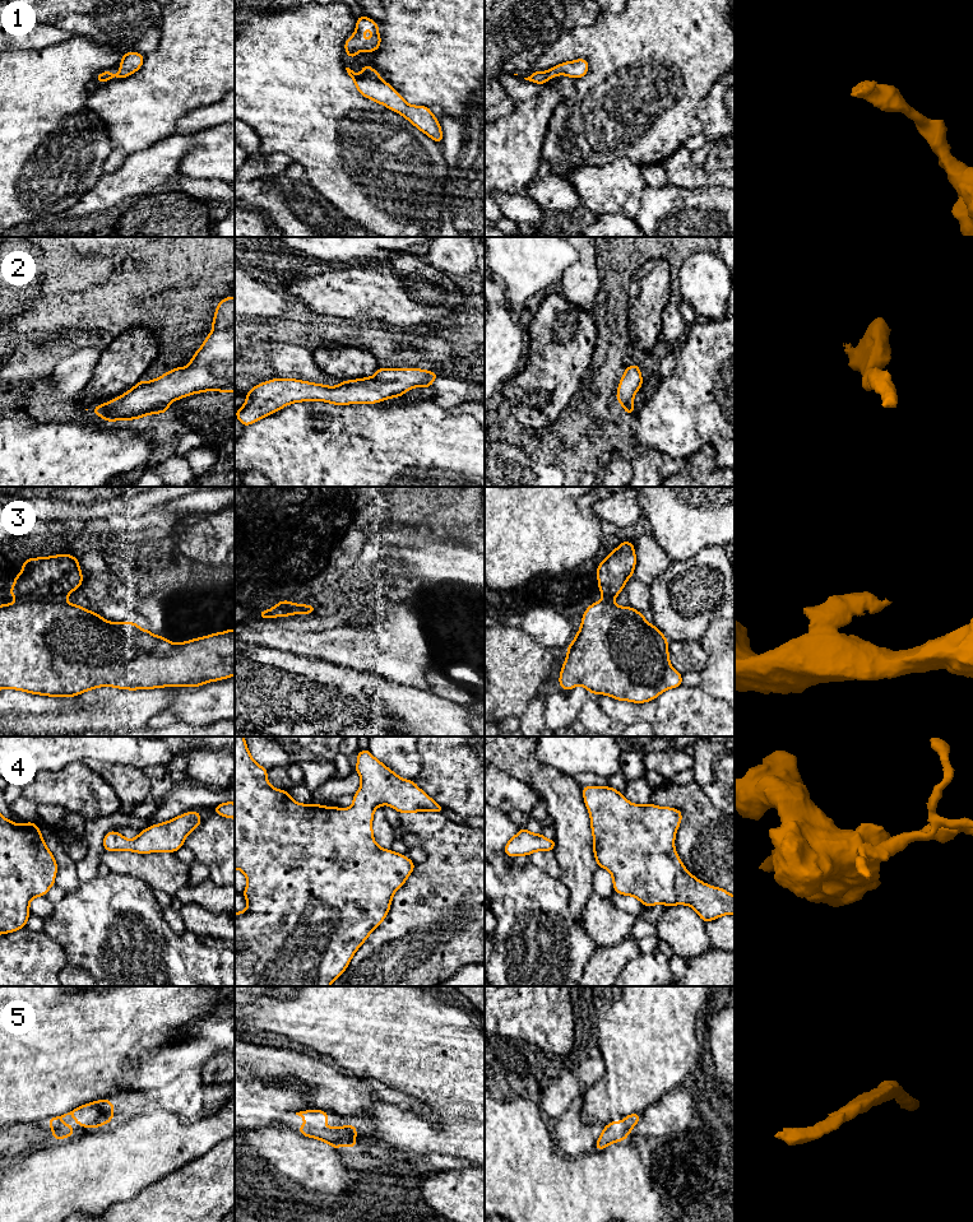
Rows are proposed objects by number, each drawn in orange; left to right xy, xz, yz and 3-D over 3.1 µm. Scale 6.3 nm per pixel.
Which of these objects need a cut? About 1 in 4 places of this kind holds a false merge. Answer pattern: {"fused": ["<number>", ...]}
{"fused": ["3"]}

